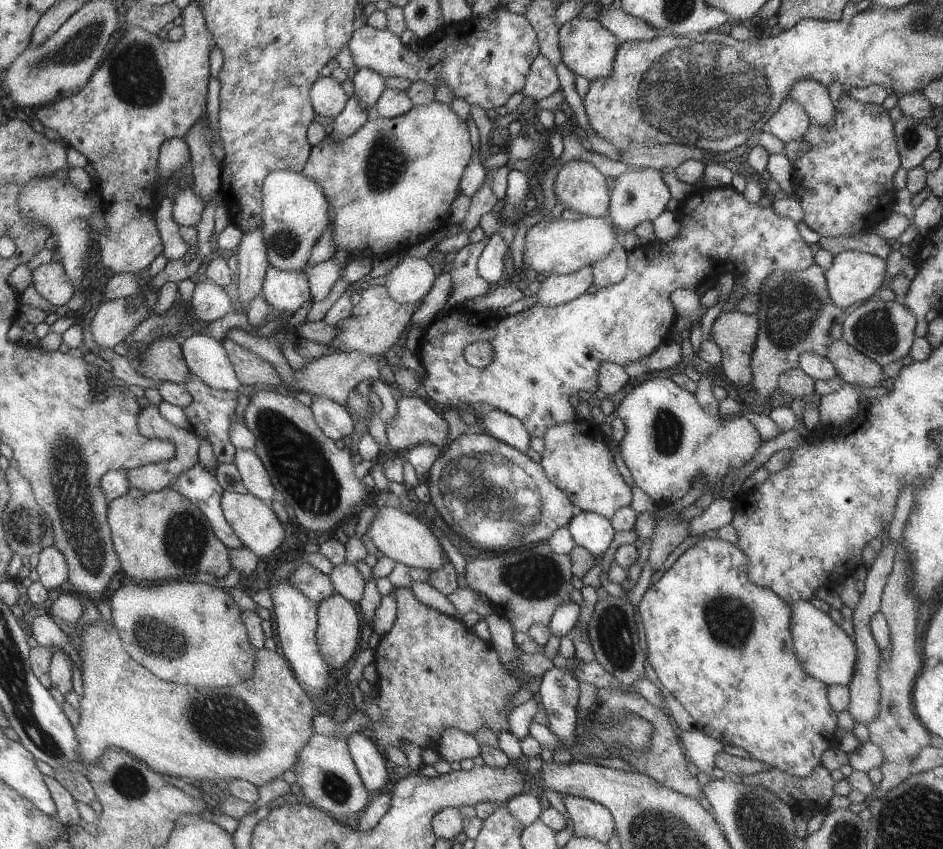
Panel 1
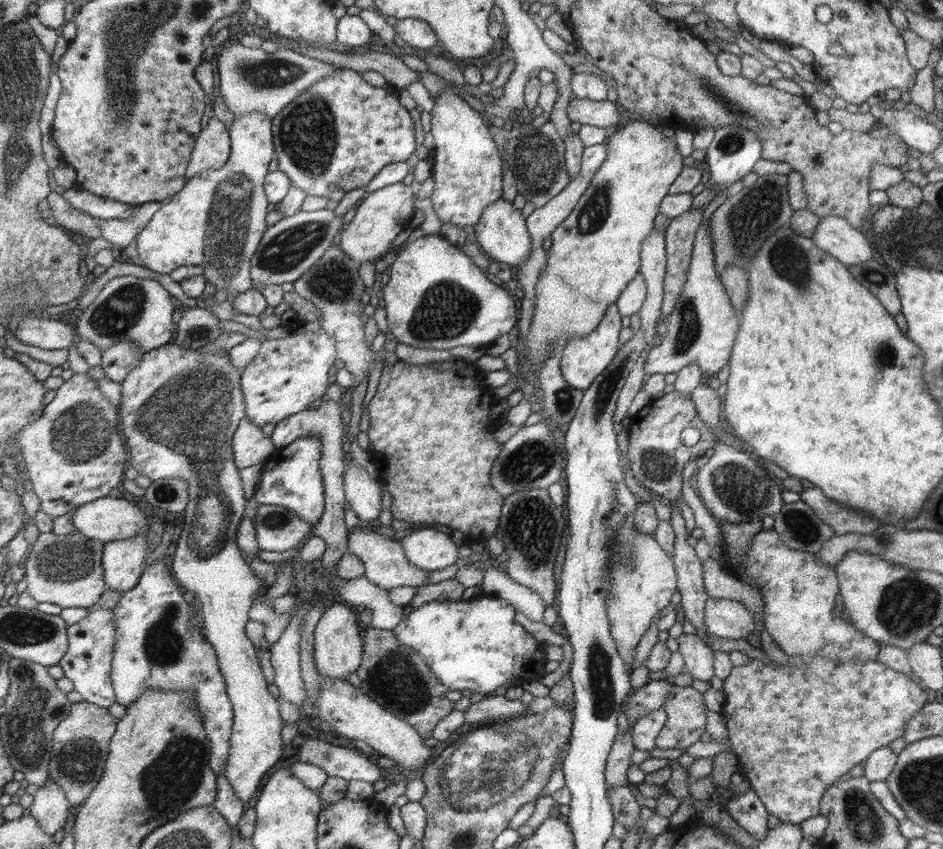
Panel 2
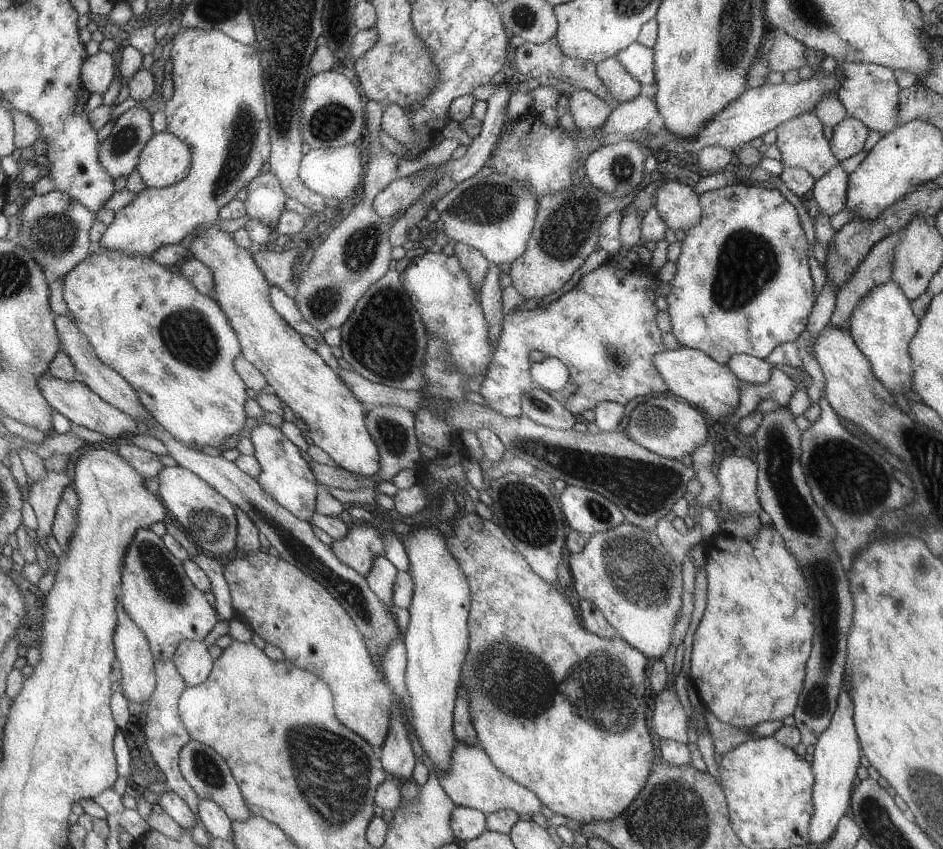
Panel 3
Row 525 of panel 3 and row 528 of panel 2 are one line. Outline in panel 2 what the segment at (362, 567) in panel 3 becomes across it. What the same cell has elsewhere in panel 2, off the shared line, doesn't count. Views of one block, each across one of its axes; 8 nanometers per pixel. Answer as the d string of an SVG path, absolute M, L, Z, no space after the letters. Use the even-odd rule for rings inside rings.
M359 526L350 530L348 542L348 551L360 558L363 563L364 576L378 588L392 590L400 586L412 586L417 589L418 586L424 586L428 582L429 572L411 565L402 543L388 540L385 536L374 533L370 528L361 529Z

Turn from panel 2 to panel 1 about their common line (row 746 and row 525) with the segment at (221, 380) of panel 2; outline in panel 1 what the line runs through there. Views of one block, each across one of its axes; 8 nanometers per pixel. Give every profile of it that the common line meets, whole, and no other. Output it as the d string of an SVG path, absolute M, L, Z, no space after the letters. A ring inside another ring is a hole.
M224 491L222 498L222 507L224 516L227 517L228 524L235 529L236 536L240 537L246 548L250 549L259 557L268 556L274 548L278 548L284 540L284 526L276 518L270 506L260 497L256 498L253 494L235 493Z

